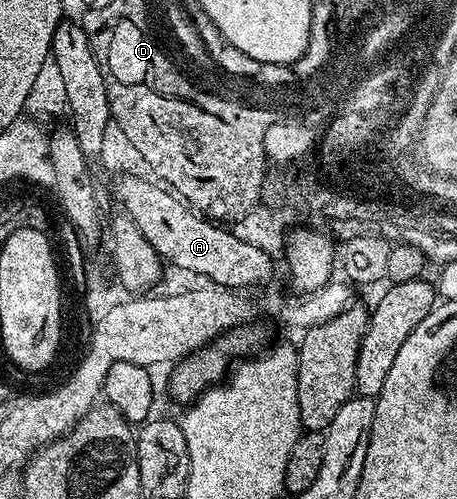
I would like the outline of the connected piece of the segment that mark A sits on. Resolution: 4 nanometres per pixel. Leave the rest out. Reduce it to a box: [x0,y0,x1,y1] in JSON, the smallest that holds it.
[115,176,273,290]

